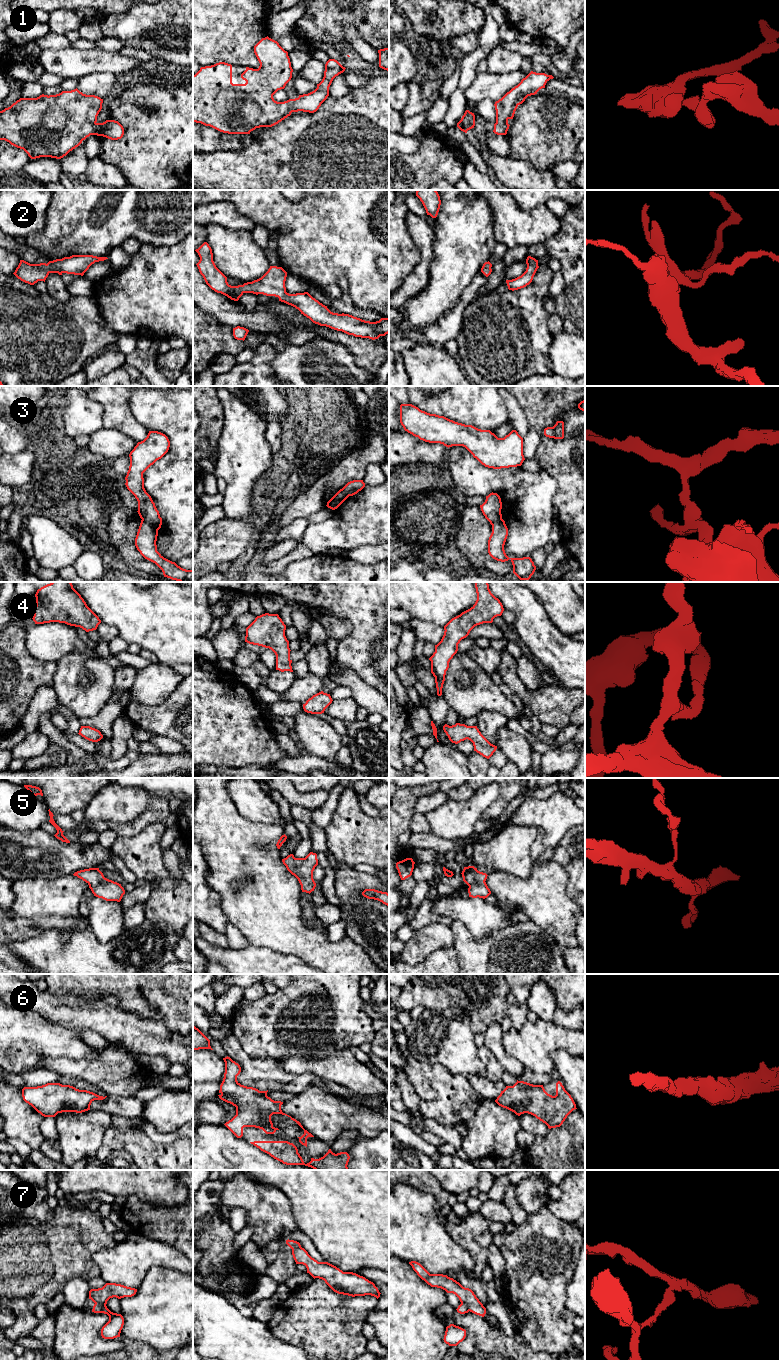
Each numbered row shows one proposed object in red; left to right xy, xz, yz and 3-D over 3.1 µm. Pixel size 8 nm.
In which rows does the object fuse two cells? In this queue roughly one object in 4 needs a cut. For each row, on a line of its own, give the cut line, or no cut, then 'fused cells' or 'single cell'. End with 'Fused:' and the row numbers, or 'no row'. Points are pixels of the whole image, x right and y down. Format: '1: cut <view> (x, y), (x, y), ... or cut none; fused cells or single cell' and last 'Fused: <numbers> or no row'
1: cut none; single cell
2: cut none; single cell
3: cut xy (142, 519), (158, 529); fused cells
4: cut none; single cell
5: cut none; single cell
6: cut none; single cell
7: cut yz (461, 1302), (469, 1310); fused cells
Fused: 3, 7

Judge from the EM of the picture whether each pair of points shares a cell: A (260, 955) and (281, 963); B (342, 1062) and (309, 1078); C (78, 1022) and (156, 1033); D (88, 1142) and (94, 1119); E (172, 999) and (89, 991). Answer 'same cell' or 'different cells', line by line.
A: same cell
B: different cells
C: same cell
D: same cell
E: same cell

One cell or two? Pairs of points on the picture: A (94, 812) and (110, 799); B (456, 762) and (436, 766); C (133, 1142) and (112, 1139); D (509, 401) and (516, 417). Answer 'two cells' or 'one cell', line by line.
A: one cell
B: one cell
C: one cell
D: one cell

